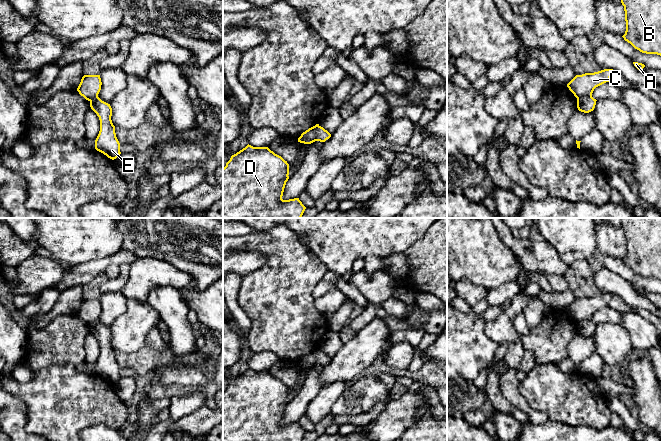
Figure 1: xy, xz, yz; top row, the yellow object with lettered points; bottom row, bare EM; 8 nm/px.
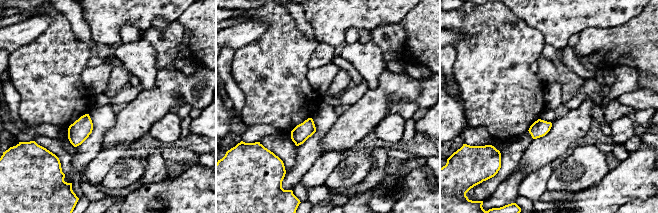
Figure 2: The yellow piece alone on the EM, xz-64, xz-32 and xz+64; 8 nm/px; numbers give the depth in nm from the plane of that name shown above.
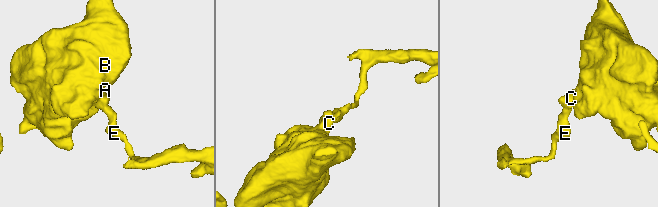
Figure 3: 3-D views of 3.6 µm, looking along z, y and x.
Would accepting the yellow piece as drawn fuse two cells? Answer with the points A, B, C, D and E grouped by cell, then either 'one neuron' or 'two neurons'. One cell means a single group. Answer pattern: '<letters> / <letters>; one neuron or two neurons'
A B C D / E; two neurons

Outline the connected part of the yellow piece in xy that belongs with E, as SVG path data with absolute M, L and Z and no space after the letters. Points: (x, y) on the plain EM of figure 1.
M98 320L90 325L91 333L100 344L100 355L95 364L95 373L114 384L120 378L120 367L116 361L115 350L112 347L112 332Z

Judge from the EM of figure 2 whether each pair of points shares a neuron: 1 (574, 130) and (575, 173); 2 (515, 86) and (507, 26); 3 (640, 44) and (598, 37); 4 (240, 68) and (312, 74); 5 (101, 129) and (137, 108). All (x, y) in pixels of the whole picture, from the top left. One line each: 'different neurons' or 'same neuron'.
1: different neurons
2: same neuron
3: same neuron
4: different neurons
5: different neurons

